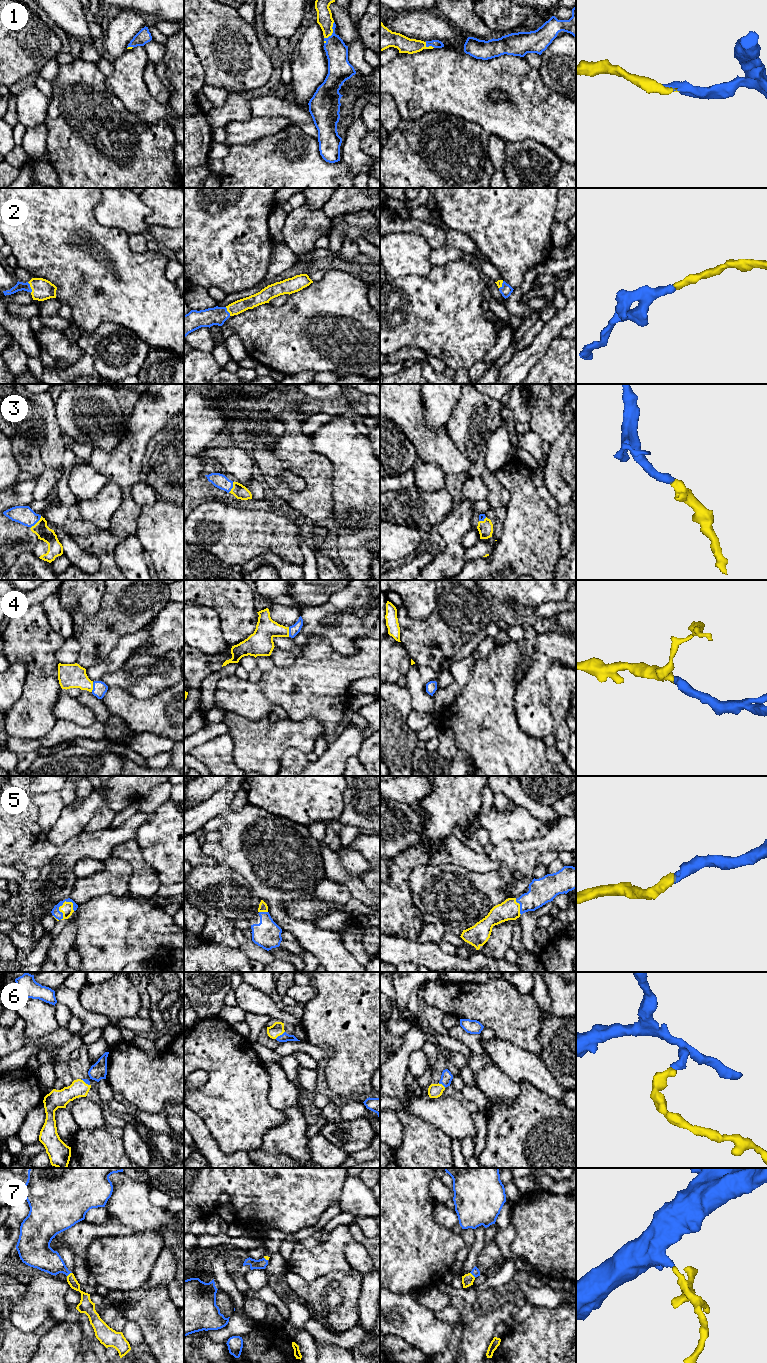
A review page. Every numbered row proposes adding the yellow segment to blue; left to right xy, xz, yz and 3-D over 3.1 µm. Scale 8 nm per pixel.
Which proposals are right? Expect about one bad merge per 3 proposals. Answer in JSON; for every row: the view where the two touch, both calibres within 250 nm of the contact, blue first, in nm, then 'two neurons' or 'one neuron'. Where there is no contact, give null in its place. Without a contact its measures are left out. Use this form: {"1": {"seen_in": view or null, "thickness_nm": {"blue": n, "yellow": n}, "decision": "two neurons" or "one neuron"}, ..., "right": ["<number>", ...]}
{"1": {"seen_in": "xz", "thickness_nm": {"blue": 180, "yellow": 130}, "decision": "one neuron"}, "2": {"seen_in": "xy", "thickness_nm": {"blue": 70, "yellow": 170}, "decision": "one neuron"}, "3": {"seen_in": "xy", "thickness_nm": {"blue": 150, "yellow": 120}, "decision": "one neuron"}, "4": {"seen_in": "xy", "thickness_nm": {"blue": 110, "yellow": 190}, "decision": "one neuron"}, "5": {"seen_in": "xy", "thickness_nm": {"blue": 70, "yellow": 100}, "decision": "one neuron"}, "6": {"seen_in": "xz", "thickness_nm": {"blue": 70, "yellow": 110}, "decision": "one neuron"}, "7": {"seen_in": "yz", "thickness_nm": {"blue": 70, "yellow": 100}, "decision": "one neuron"}, "right": ["1", "2", "3", "4", "5", "6", "7"]}

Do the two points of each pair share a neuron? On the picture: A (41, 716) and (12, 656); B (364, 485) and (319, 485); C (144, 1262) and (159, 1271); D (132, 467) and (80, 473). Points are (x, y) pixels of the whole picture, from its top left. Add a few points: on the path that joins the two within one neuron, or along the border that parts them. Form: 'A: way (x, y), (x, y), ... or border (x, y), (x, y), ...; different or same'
A: way (39, 698), (39, 671), (30, 662); same
B: border (330, 462), (332, 465), (333, 509); different
C: border (163, 1247), (150, 1276), (146, 1280); different
D: border (89, 463), (108, 481); different

